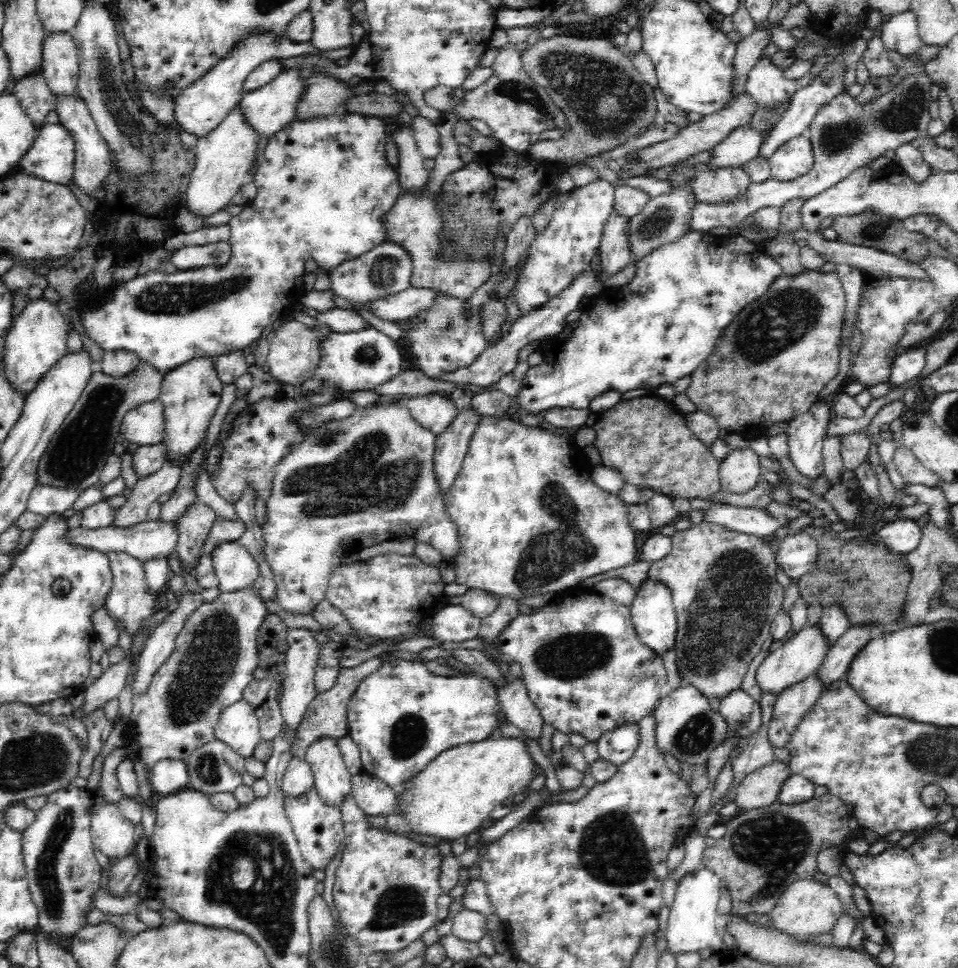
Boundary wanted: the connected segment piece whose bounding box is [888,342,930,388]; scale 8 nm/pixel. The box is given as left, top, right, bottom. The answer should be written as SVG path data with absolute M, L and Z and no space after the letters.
M929 343L920 344L897 355L890 368L888 384L891 388L910 384L921 374L926 364L926 348Z

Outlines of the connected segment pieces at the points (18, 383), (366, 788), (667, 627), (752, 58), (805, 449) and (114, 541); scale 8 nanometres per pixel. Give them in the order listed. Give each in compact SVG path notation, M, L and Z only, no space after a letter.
M41 296L29 299L7 330L3 345L3 361L8 382L15 391L28 395L50 368L67 353L68 325L56 303Z
M364 772L351 777L354 801L369 816L400 815L397 793L382 780Z
M646 575L629 607L639 639L659 655L674 646L676 614L671 590Z
M757 28L751 36L748 36L737 43L738 49L733 59L734 76L732 76L732 88L730 88L730 91L732 91L732 98L728 100L728 104L724 107L729 107L739 97L739 94L745 92L749 72L752 71L752 68L759 62L761 52L764 51L764 48L767 48L767 45L771 42L770 40L771 36L769 34L762 30L758 30Z
M825 396L814 400L808 411L789 421L785 431L789 458L794 467L808 478L823 476L822 442L828 436L828 424L834 417L830 396Z
M70 518L70 522L72 522L72 524L70 524L70 532L66 534L66 541L68 541L68 543L82 546L86 549L99 550L102 553L127 552L130 553L130 556L134 556L136 560L141 561L142 564L151 558L158 557L166 559L166 562L168 562L176 547L179 536L177 526L175 526L175 524L159 522L158 519L146 519L145 521L134 524L130 527L116 527L112 525L95 530L76 526L74 518Z

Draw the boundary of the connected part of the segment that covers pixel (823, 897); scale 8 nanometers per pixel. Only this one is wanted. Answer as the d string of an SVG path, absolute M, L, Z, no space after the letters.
M804 879L790 884L768 916L772 921L772 928L792 937L798 937L800 935L816 936L836 931L834 926L842 914L840 900L829 885L824 885L815 879Z

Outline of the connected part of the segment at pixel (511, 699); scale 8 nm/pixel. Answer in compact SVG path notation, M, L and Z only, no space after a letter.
M510 678L506 685L498 687L497 699L500 701L501 711L506 715L506 720L520 728L528 739L540 743L544 719L539 708L529 697L524 682Z

